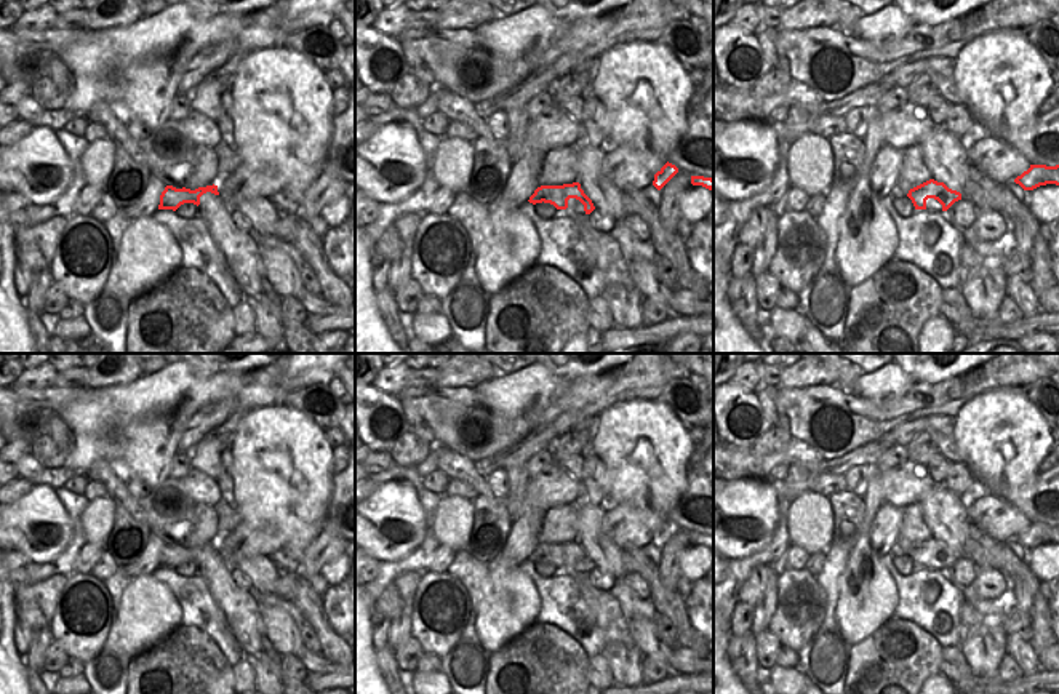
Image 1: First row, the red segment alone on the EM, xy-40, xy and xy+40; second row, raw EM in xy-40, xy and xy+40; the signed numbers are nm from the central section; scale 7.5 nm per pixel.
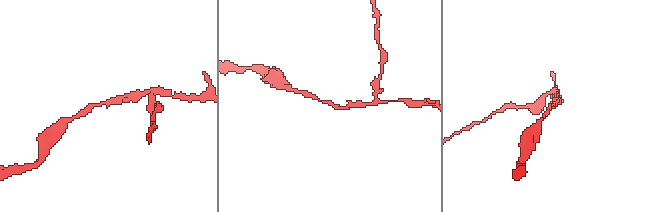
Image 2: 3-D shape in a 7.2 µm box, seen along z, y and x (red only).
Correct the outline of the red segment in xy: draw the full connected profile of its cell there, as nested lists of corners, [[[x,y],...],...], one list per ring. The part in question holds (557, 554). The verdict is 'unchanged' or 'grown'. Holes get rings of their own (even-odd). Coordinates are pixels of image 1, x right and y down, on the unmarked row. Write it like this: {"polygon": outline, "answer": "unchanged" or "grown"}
{"polygon": [[[579,540],[563,542],[563,544],[541,544],[530,555],[530,561],[550,561],[557,568],[566,568],[568,558],[576,556],[584,563],[585,572],[590,572],[595,564],[592,558],[584,552]]], "answer": "unchanged"}

